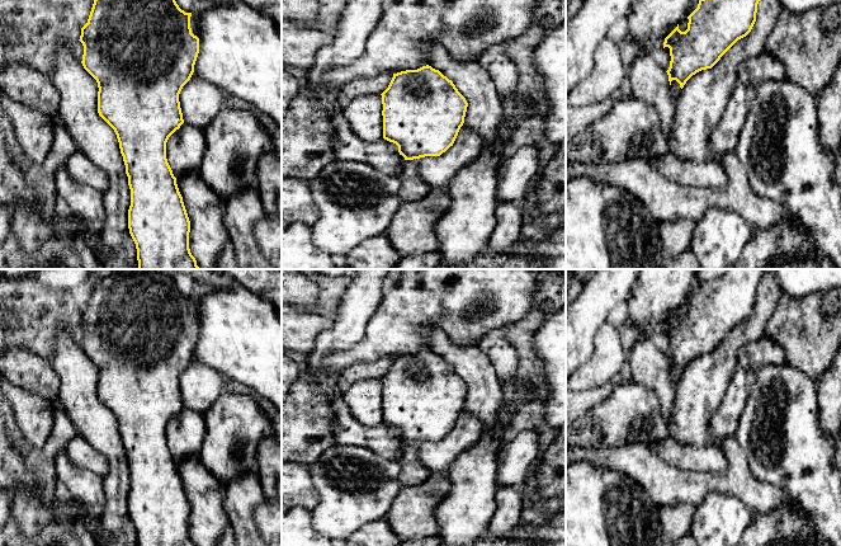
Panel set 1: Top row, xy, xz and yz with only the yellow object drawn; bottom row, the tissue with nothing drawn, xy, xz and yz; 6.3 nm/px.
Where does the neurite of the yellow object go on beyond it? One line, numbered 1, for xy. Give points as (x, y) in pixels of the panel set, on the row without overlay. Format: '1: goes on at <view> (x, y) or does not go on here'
1: does not go on here

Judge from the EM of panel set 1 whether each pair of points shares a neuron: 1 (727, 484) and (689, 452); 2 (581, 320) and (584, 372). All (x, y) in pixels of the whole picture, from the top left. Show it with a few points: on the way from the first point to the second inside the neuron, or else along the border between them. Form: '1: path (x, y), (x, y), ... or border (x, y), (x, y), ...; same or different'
1: border (728, 464), (724, 470), (718, 472), (685, 470); different
2: border (595, 335), (594, 353), (579, 367); different

